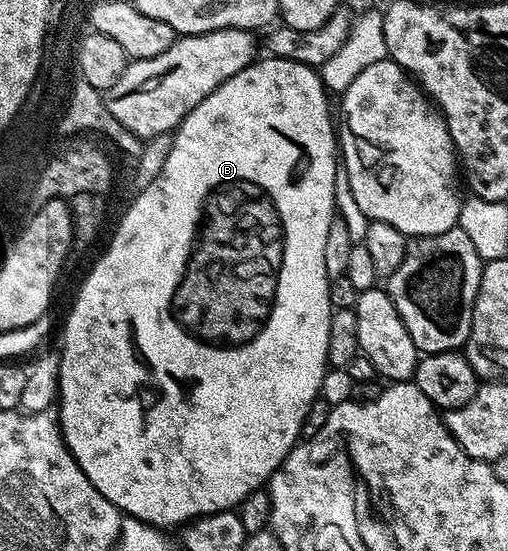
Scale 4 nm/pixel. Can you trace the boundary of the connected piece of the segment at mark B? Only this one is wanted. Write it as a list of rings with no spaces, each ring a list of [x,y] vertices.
[[[270,55],[256,60],[249,67],[245,67],[233,79],[221,83],[217,91],[213,91],[189,115],[179,124],[178,129],[174,130],[169,159],[165,159],[165,167],[157,179],[148,189],[140,189],[134,195],[135,202],[127,209],[127,214],[119,221],[119,226],[115,229],[115,234],[111,237],[111,242],[107,245],[107,250],[99,257],[99,262],[87,273],[87,278],[83,281],[83,286],[79,289],[79,294],[75,297],[75,302],[71,305],[71,314],[67,317],[67,326],[63,329],[63,349],[61,348],[59,387],[57,398],[57,420],[59,429],[63,433],[63,442],[67,444],[67,449],[73,455],[73,459],[81,467],[81,471],[97,487],[109,503],[113,503],[119,509],[120,514],[128,517],[136,517],[139,521],[144,521],[147,525],[153,525],[160,531],[170,531],[169,529],[182,527],[188,521],[195,520],[196,517],[204,517],[210,513],[220,513],[222,509],[234,510],[254,489],[262,489],[270,482],[271,476],[277,471],[279,464],[290,455],[300,440],[305,415],[309,411],[311,402],[320,396],[322,387],[322,377],[328,371],[329,364],[326,357],[326,347],[329,345],[330,319],[333,312],[331,305],[331,289],[329,278],[325,271],[324,248],[325,239],[328,236],[330,223],[337,217],[334,201],[334,173],[337,166],[337,125],[331,121],[331,105],[327,89],[323,85],[323,80],[312,66],[305,63],[297,63],[289,59],[277,59]]]

